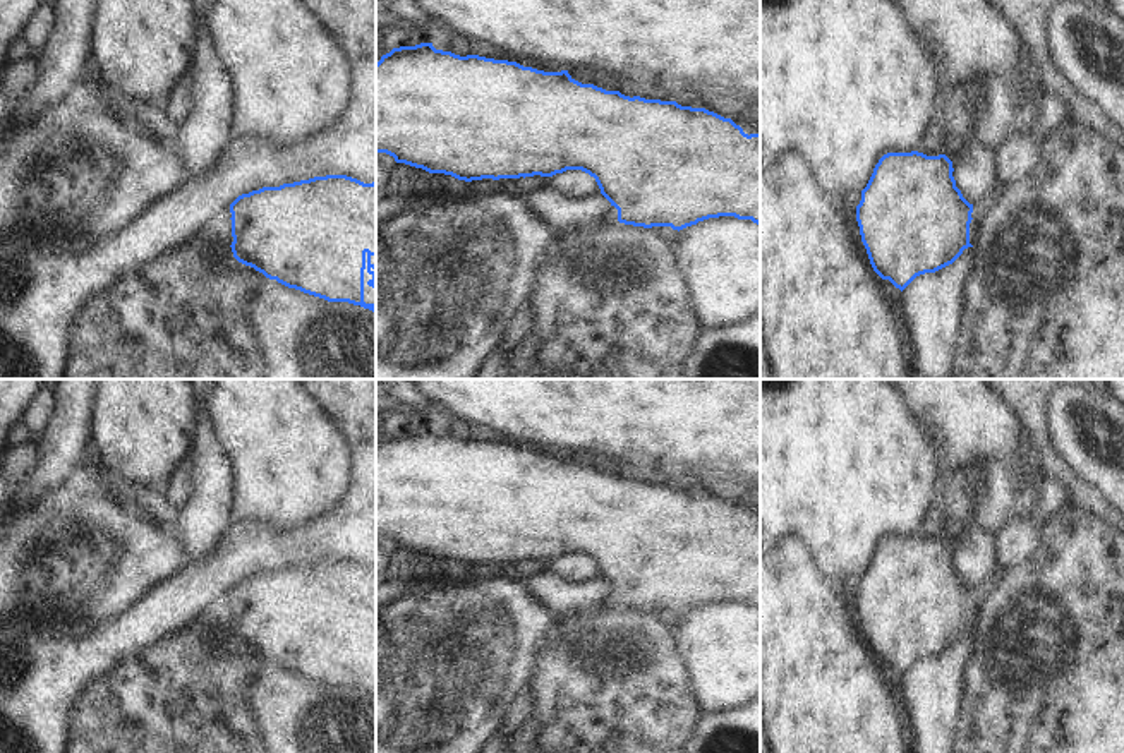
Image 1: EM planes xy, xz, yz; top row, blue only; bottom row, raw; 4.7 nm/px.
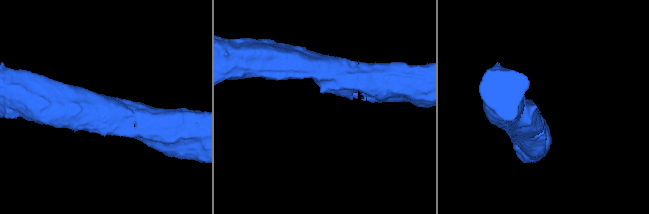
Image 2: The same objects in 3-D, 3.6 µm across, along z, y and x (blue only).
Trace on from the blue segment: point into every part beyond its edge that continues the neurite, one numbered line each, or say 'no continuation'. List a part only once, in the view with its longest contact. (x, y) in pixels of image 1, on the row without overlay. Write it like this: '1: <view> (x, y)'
1: xz (610, 602)

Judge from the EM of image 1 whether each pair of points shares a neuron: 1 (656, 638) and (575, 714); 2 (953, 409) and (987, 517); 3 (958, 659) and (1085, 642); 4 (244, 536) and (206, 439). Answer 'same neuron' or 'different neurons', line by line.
1: same neuron
2: same neuron
3: different neurons
4: different neurons

